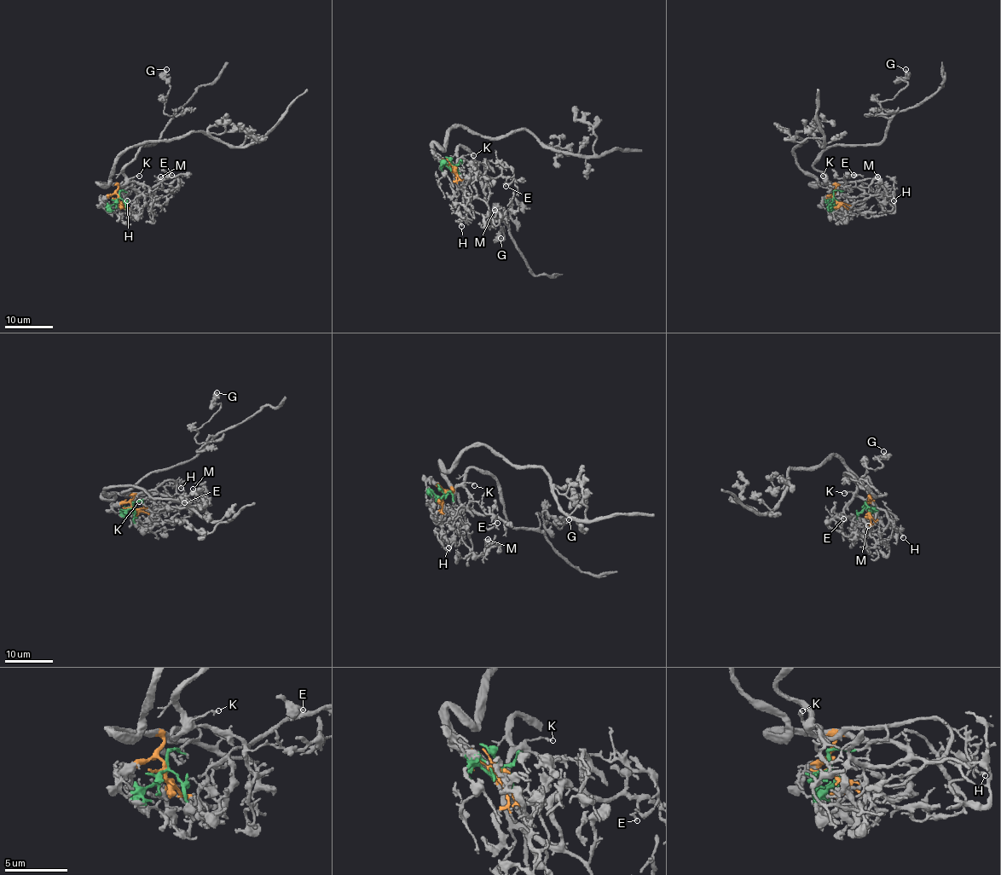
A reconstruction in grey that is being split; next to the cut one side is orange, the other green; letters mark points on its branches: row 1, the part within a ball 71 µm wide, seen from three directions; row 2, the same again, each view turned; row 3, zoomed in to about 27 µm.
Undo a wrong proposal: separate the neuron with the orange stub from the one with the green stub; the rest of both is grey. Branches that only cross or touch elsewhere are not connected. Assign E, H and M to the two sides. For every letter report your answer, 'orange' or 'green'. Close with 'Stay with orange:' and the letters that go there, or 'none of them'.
E: orange
H: orange
M: orange
Stay with orange: E, H, M

